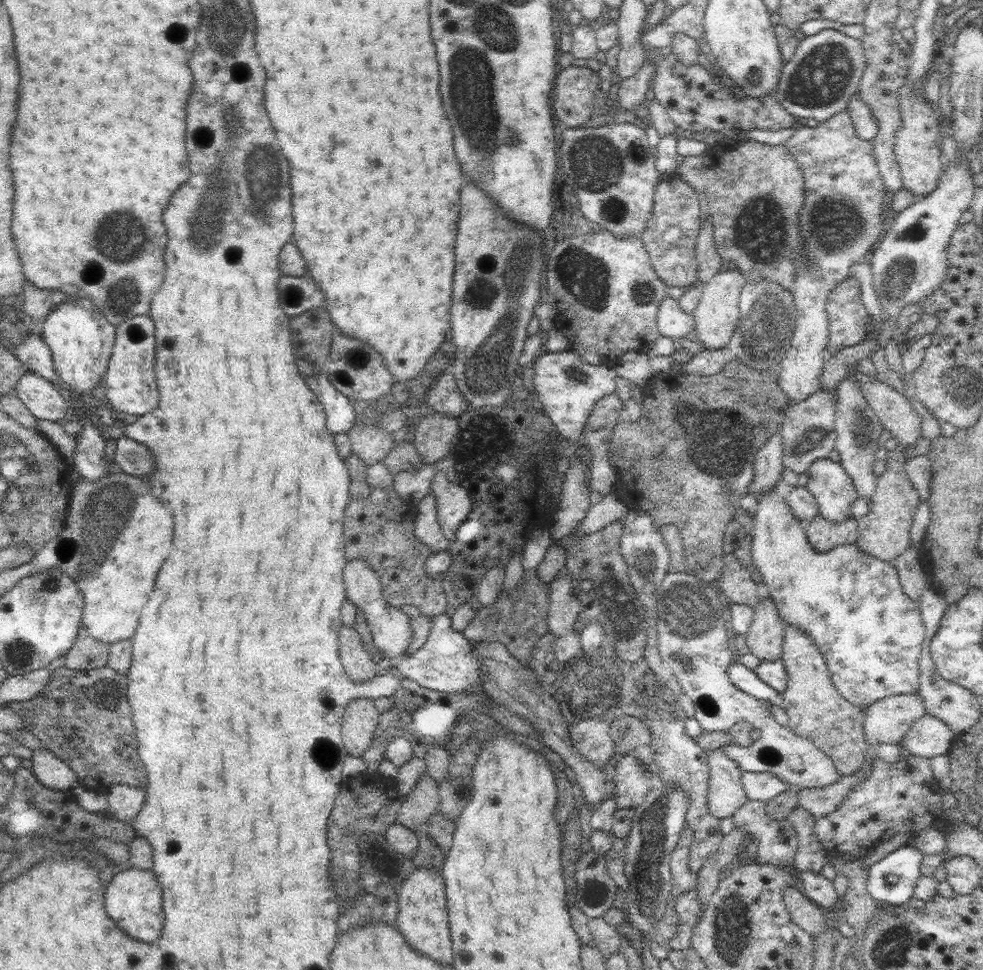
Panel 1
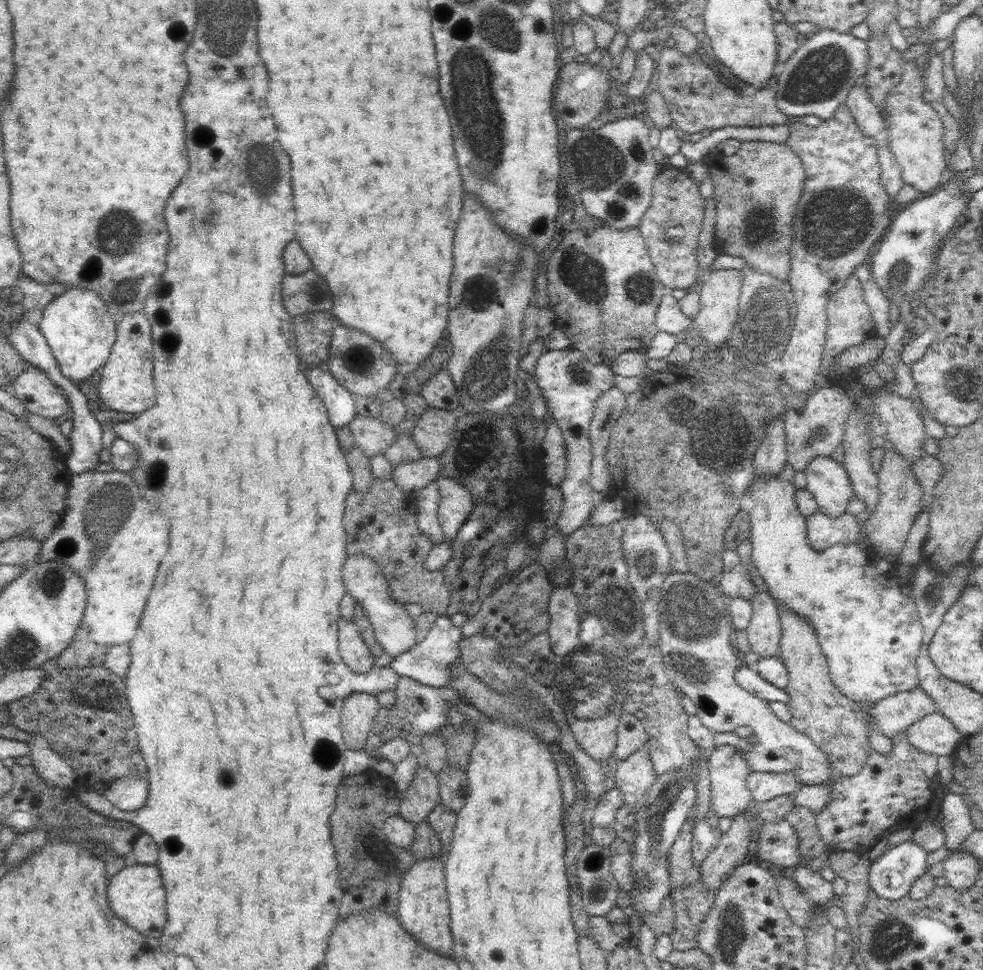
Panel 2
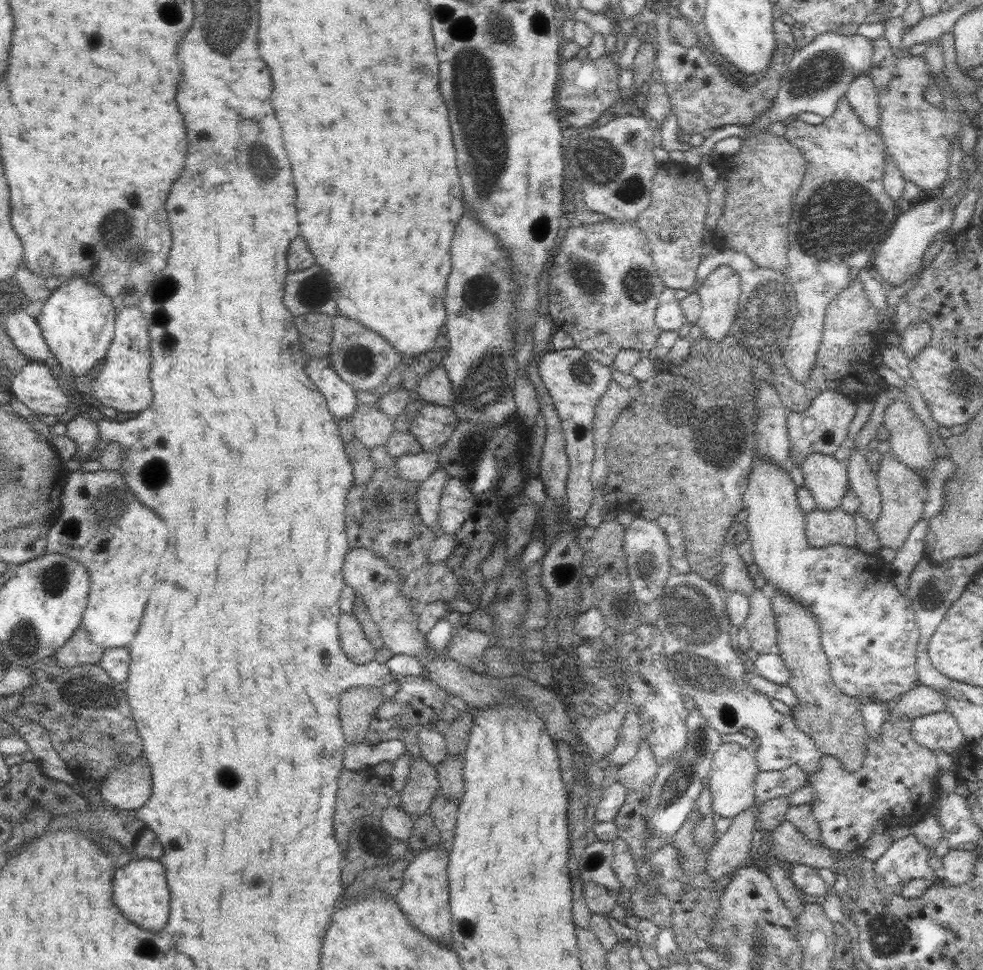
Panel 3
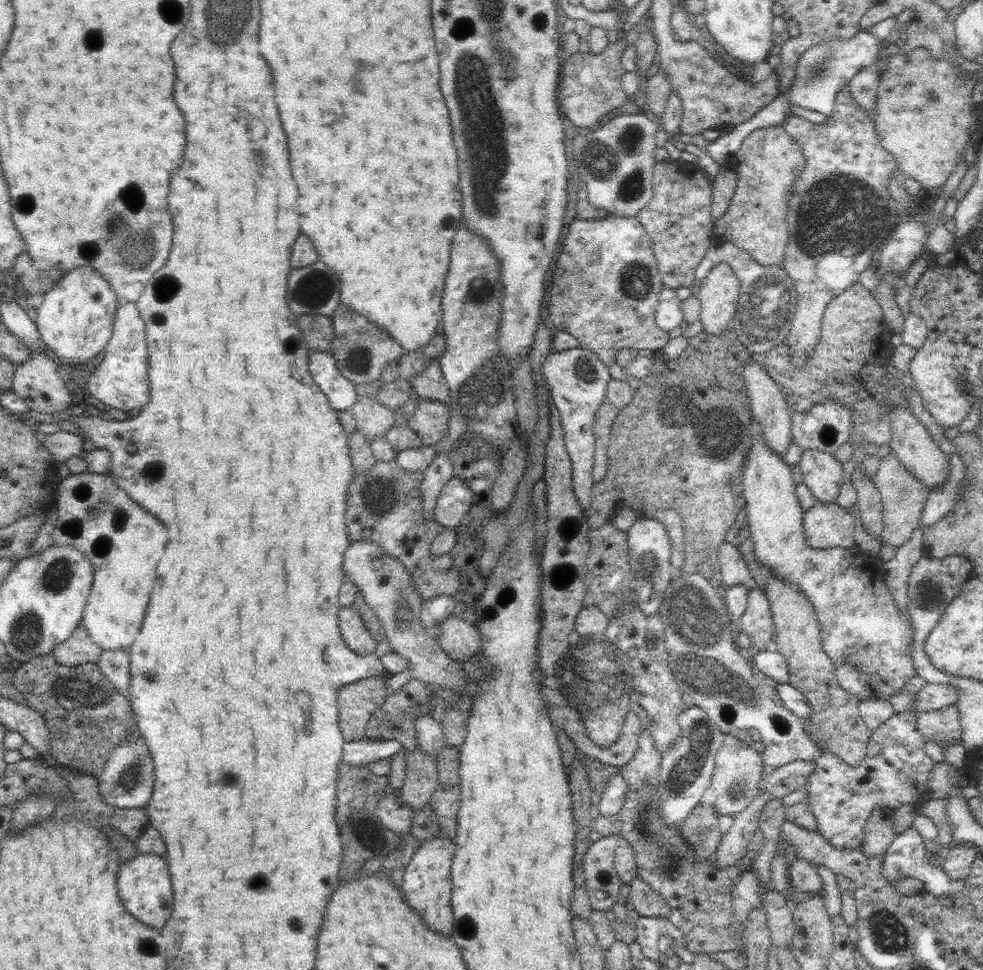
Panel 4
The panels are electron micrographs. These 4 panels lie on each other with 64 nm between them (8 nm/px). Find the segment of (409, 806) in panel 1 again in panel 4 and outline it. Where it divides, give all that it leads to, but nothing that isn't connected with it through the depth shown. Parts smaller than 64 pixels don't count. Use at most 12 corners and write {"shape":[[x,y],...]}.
{"shape":[[419,746],[401,748],[405,778],[399,798],[415,812],[439,788],[435,760]]}

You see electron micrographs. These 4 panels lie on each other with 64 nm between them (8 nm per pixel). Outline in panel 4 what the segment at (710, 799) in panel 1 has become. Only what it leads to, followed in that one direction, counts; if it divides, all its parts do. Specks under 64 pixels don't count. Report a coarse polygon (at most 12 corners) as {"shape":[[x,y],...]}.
{"shape":[[725,734],[711,774],[717,814],[759,794],[759,746]]}

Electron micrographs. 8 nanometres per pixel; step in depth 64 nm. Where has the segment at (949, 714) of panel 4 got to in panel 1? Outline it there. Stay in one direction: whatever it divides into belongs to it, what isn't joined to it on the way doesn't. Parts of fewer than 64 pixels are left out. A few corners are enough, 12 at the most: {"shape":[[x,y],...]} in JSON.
{"shape":[[921,716],[899,742],[911,756],[949,756],[953,732]]}

